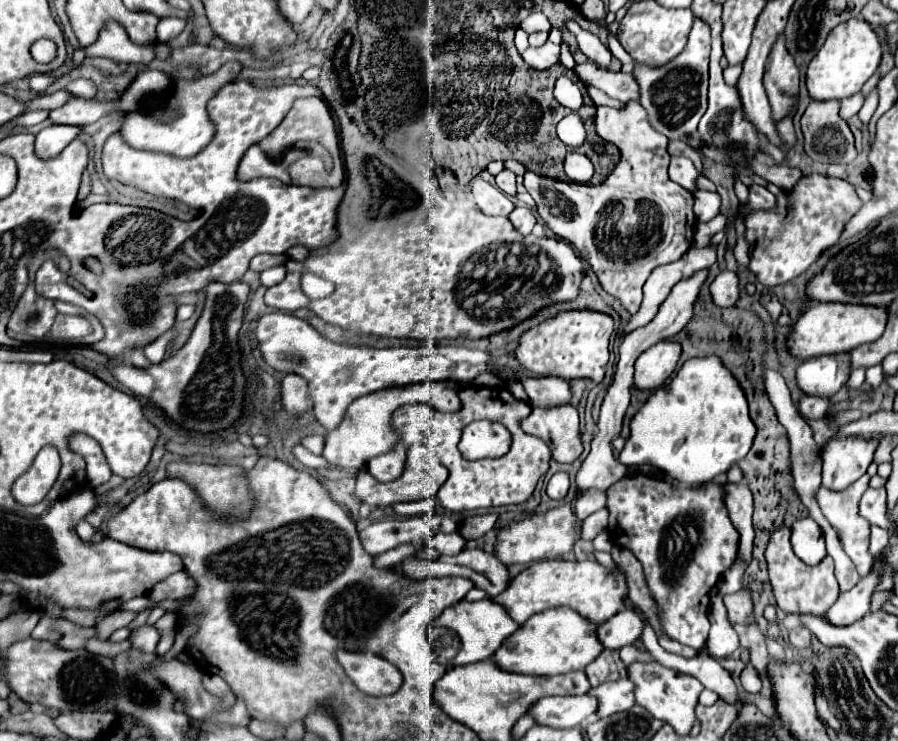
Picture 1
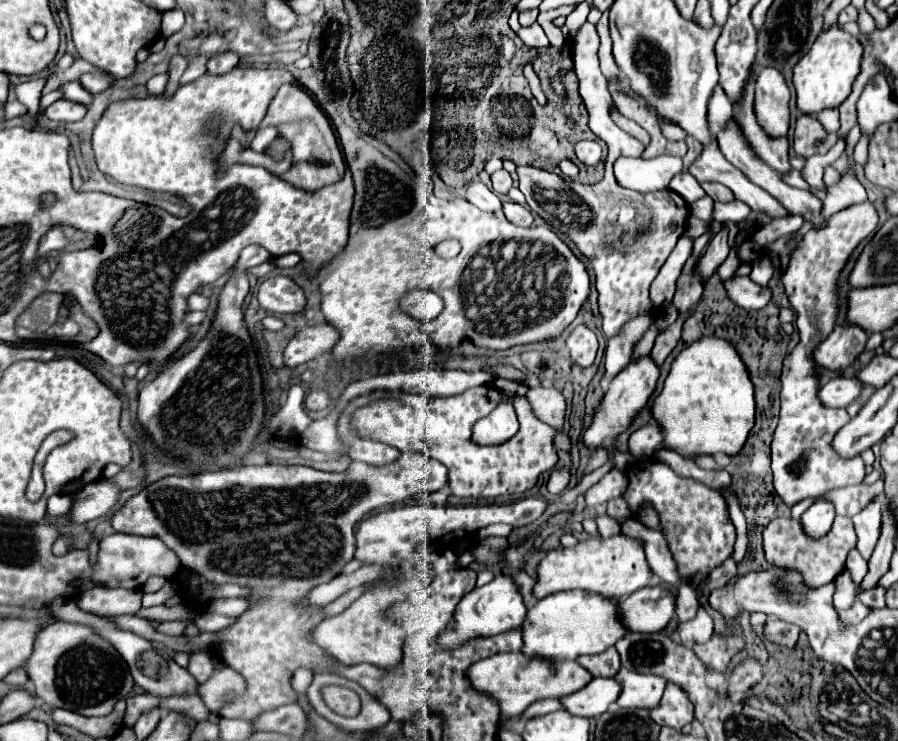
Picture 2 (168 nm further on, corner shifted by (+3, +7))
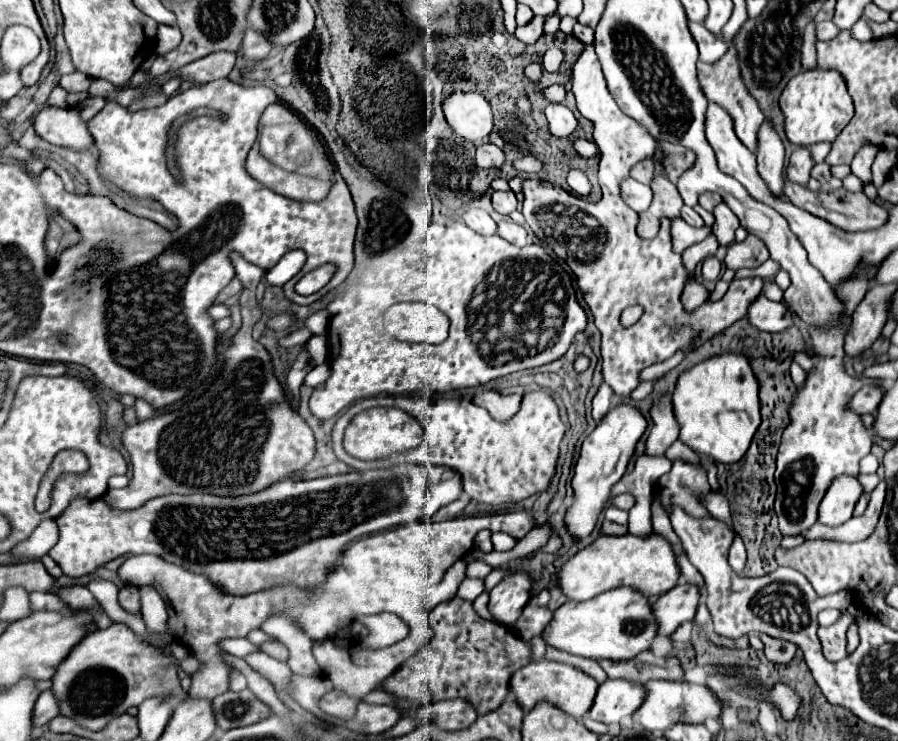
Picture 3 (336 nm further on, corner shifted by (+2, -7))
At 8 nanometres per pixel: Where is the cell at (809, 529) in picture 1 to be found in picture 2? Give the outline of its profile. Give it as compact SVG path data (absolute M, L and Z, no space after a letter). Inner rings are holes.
M820 498L816 500L802 516L802 524L804 524L804 530L808 532L808 536L812 538L820 538L820 534L828 532L832 522L836 518L836 512L834 512L834 504L830 504L826 498Z

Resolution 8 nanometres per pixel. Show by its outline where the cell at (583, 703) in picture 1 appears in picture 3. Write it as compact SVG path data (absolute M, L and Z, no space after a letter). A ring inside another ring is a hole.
M605 680L597 690L595 702L587 716L603 724L619 724L623 718L631 716L643 702L645 688L629 680Z

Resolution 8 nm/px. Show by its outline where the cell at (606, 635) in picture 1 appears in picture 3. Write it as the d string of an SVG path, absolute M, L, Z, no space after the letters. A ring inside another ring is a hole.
M679 582L675 588L651 602L651 616L659 636L671 636L683 622L693 620L701 590L697 586Z

